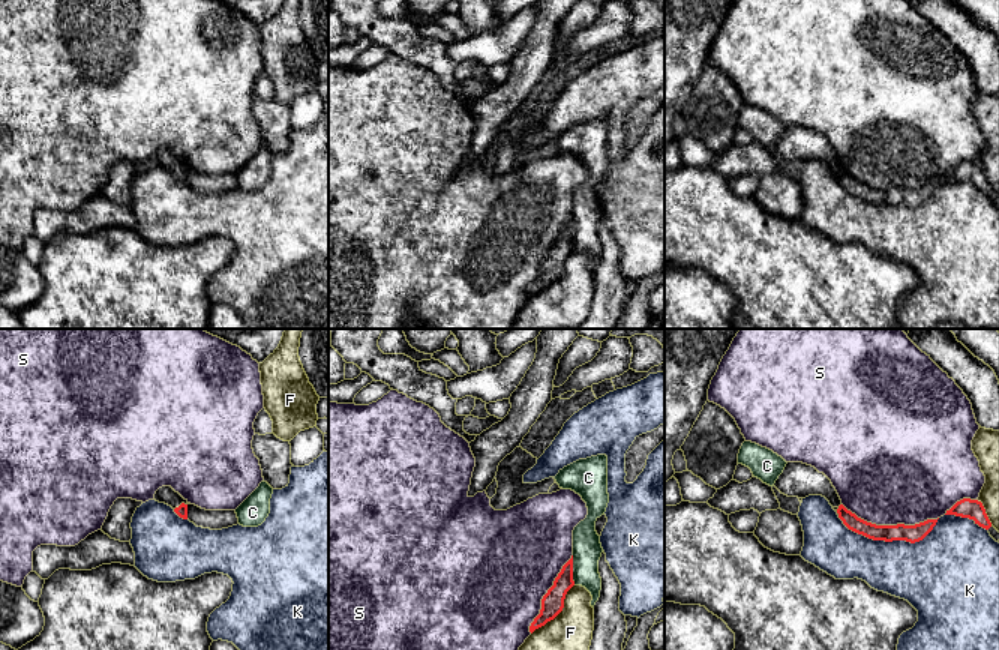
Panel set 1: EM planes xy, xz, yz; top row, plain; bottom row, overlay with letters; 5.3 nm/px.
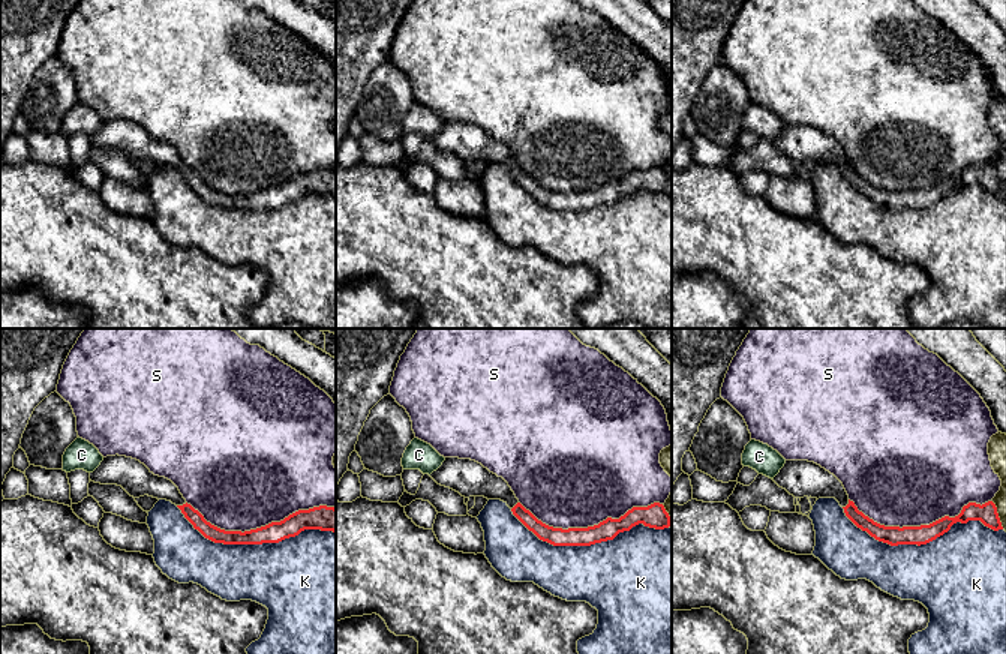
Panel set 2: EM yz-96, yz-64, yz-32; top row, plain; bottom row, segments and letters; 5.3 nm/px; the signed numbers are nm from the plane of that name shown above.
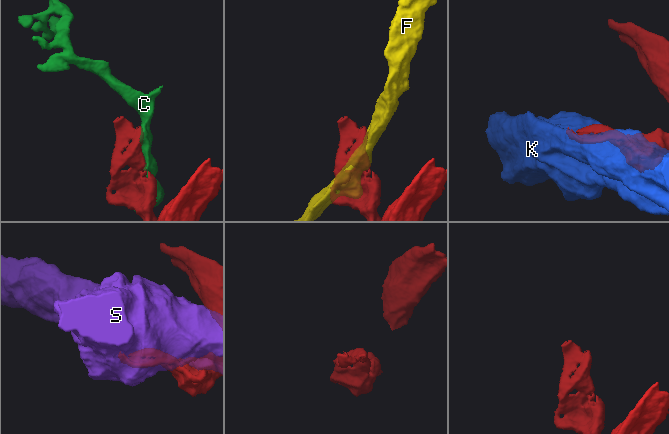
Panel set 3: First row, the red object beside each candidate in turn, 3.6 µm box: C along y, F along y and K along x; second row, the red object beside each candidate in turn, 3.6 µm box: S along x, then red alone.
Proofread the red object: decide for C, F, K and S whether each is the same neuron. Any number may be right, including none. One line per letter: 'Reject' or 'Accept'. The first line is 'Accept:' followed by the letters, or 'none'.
Accept: none
C: Reject
F: Reject
K: Reject
S: Reject

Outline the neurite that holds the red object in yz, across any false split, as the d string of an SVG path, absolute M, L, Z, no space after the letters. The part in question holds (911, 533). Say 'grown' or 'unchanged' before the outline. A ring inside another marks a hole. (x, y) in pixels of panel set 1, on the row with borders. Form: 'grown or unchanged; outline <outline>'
grown; outline M788 462L774 486L788 497L825 497L830 504L837 509L838 518L849 530L873 540L906 540L915 543L922 540L938 522L938 519L927 519L915 525L876 525L867 522L842 504L836 488L824 473L819 473L814 467L802 462Z

